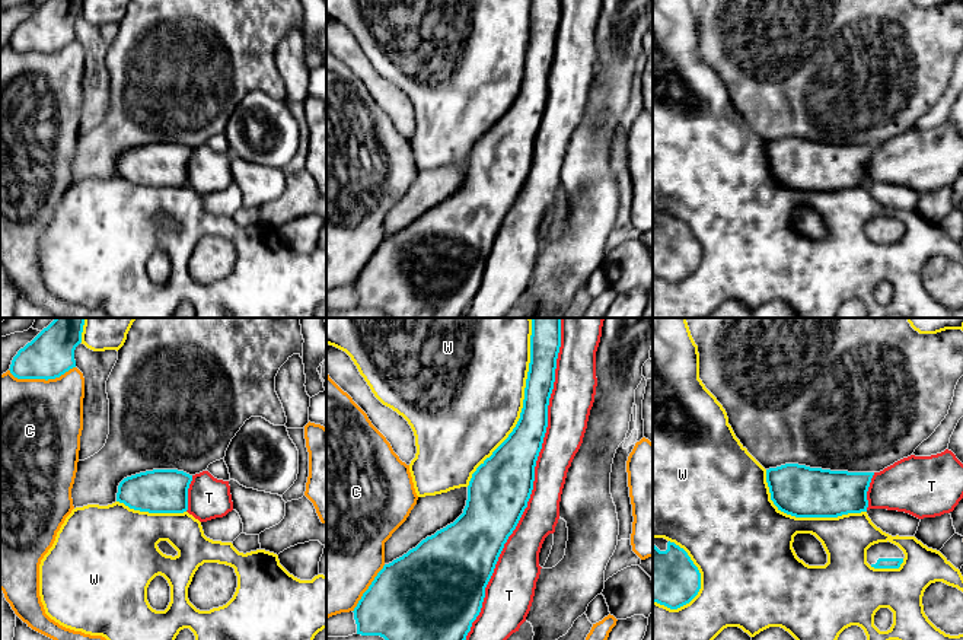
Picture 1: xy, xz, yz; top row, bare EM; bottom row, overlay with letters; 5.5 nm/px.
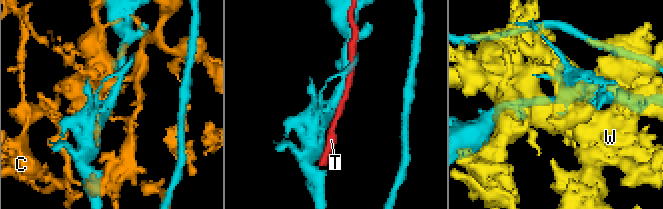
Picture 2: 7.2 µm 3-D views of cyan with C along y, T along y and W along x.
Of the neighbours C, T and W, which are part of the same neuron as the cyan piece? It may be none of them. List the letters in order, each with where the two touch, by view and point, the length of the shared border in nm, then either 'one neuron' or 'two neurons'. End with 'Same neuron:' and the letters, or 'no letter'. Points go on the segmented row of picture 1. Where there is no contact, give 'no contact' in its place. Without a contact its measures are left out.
C: xy (41, 378) | 360 nm | two neurons
T: xz (533, 478) | 1850 nm | one neuron
W: xz (523, 403) | 1000 nm | two neurons
Same neuron: T

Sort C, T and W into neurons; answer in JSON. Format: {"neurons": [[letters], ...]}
{"neurons": [["C"], ["T"], ["W"]]}

